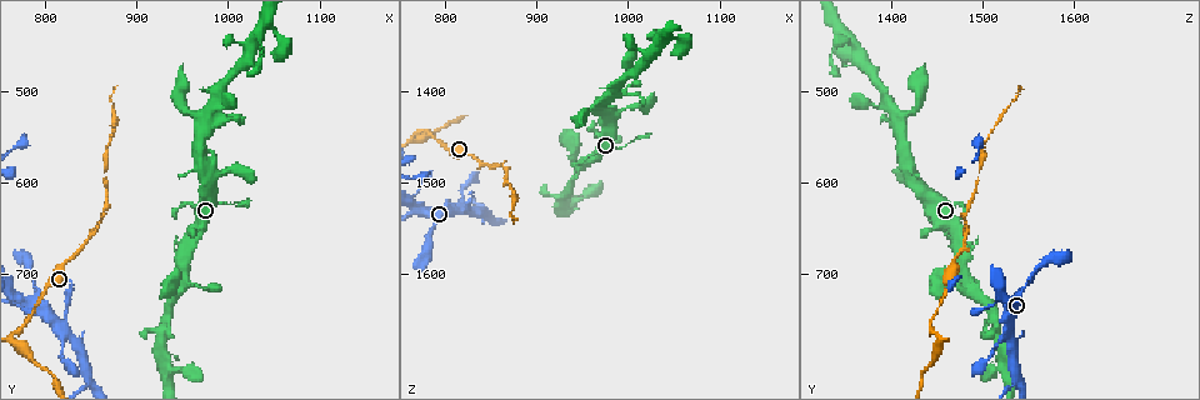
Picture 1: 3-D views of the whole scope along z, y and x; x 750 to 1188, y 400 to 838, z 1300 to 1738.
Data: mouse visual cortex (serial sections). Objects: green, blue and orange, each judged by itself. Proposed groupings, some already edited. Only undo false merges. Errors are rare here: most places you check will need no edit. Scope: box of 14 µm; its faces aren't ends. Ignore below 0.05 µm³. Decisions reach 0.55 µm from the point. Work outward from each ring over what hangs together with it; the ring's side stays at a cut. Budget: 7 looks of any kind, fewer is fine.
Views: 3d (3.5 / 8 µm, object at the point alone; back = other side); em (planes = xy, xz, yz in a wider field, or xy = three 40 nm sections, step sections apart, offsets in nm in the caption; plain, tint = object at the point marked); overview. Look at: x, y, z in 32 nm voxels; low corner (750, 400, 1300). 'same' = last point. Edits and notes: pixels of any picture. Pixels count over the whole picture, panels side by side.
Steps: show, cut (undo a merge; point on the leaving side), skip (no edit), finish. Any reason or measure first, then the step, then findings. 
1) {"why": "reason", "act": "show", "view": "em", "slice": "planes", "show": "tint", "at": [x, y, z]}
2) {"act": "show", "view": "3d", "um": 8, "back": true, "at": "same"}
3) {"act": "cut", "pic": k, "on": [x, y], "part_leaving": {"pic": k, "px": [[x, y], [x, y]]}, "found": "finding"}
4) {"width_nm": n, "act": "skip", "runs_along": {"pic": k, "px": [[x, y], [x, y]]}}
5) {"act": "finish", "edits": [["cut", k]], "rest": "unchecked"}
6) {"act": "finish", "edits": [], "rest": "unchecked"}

{"why": "thin arm on a thick one", "act": "show", "view": "3d", "um": 8, "at": [820, 765, 1525]}

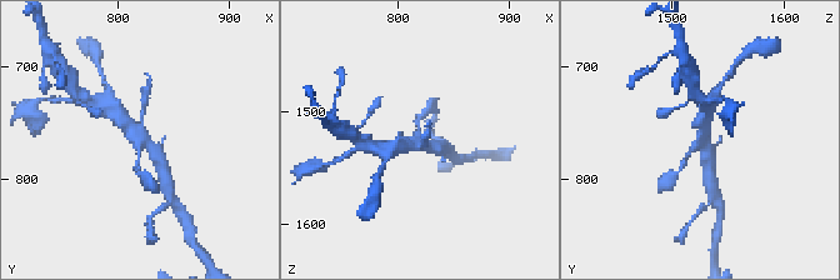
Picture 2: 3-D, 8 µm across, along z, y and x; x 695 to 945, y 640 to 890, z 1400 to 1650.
{"why": "need the tissue", "act": "show", "view": "em", "slice": "xy", "step": 2, "show": "tint", "at": [822, 766, 1528]}

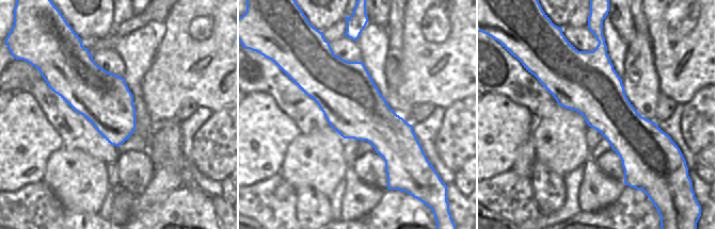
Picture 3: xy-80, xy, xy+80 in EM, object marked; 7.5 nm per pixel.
{"act": "skip", "found": "all the same cell"}

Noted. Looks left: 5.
{"why": "a narrow waist", "act": "show", "view": "3d", "um": 3.5, "at": [870, 590, 1495]}

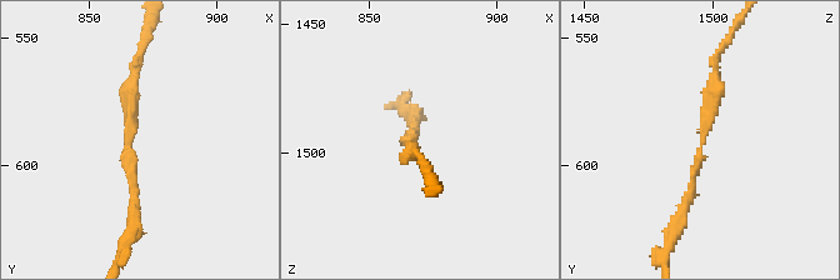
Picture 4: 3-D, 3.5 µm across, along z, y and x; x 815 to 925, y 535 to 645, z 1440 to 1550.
{"arm_widths_nm": [150, 150], "why": "now the EM", "act": "show", "view": "em", "slice": "xy", "step": 1, "show": "tint", "at": [865, 590, 1497]}

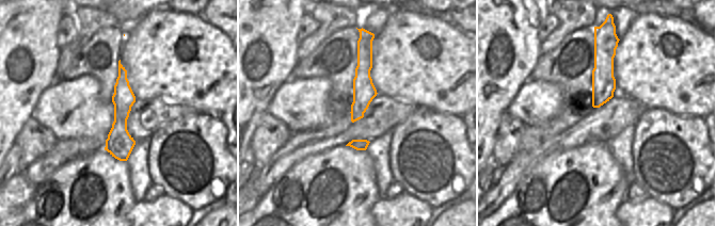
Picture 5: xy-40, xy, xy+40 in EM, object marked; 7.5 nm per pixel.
{"width_nm": 170, "act": "skip", "runs_along": {"pic": 4, "px": [[679, 220], [701, 158], [714, 58]]}, "found": "continuous, no second cell"}

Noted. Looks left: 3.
{"why": "branch point", "act": "show", "view": "3d", "um": 3.5, "at": [850, 815, 1535]}

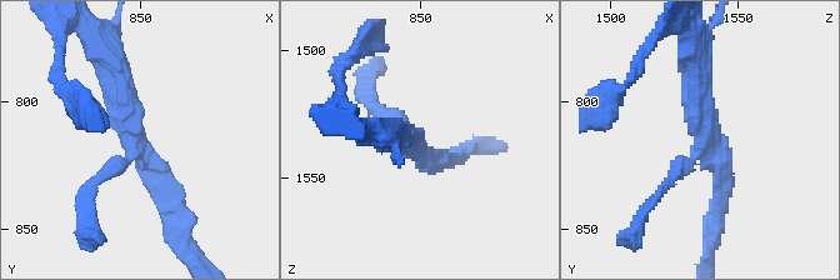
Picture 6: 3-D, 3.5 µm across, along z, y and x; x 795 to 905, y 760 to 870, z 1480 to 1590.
{"arms": 3, "arm_widths_nm": [200, 250, 350], "act": "show", "view": "em", "slice": "xy", "step": 3, "show": "tint", "at": [847, 816, 1537]}

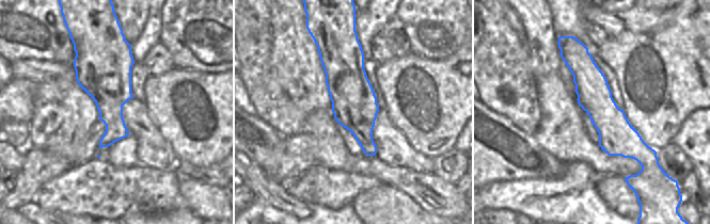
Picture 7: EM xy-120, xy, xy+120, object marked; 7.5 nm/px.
{"act": "skip", "runs_along": {"pic": 7, "px": [[573, 45], [596, 100], [641, 159]]}, "found": "all the same cell"}

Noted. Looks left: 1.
{"act": "finish", "edits": [], "rest": "unchecked"}

